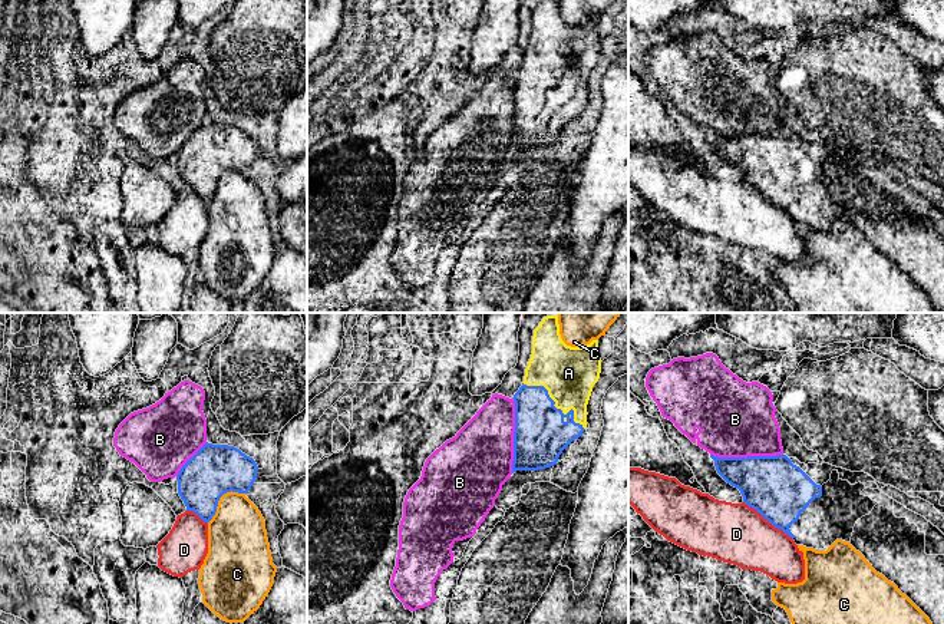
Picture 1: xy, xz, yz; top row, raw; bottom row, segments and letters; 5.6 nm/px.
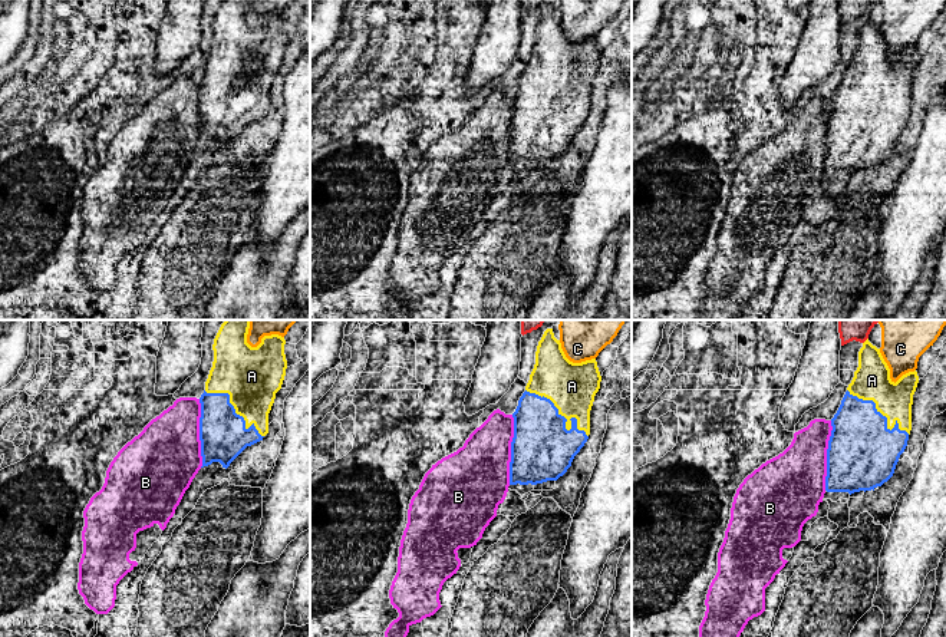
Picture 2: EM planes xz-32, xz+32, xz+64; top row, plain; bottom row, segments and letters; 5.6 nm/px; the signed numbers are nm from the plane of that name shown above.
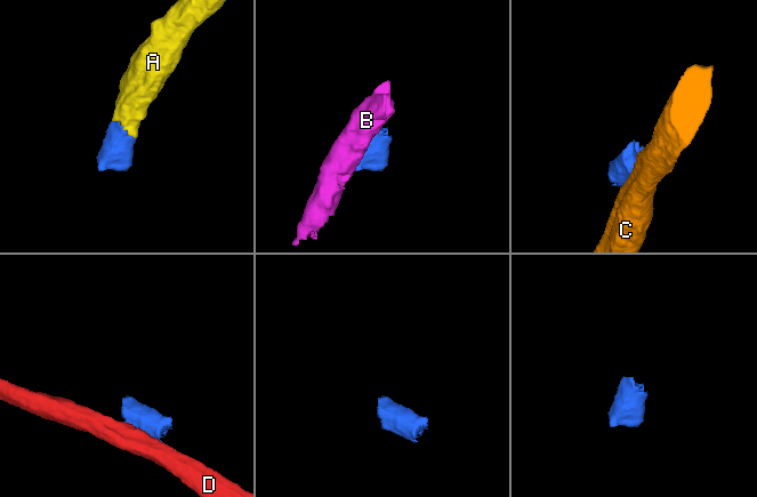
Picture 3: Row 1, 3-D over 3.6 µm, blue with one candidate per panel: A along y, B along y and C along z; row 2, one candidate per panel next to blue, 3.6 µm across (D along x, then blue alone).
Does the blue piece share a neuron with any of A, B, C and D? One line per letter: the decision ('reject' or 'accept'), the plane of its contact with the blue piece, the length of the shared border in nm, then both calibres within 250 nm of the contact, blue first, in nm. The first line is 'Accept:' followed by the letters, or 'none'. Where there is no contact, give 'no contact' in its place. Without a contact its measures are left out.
Accept: A
A: accept; contact in xz; length 440 nm; calibres 300 and 300 nm
B: reject; contact in xz; length 420 nm; calibres 300 and 380 nm
C: reject; contact in xy; length 280 nm; calibres 280 and 320 nm
D: reject; contact in yz; length 360 nm; calibres 340 and 340 nm

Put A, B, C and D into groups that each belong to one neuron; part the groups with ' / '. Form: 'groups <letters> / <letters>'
groups A / B / C / D

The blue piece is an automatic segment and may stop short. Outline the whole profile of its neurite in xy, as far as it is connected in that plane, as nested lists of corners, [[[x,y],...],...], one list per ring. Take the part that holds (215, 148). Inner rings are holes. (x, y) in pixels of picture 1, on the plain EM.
[[[205,122],[176,153],[187,189],[209,201],[227,171],[247,172],[257,156],[255,139],[228,123]]]

